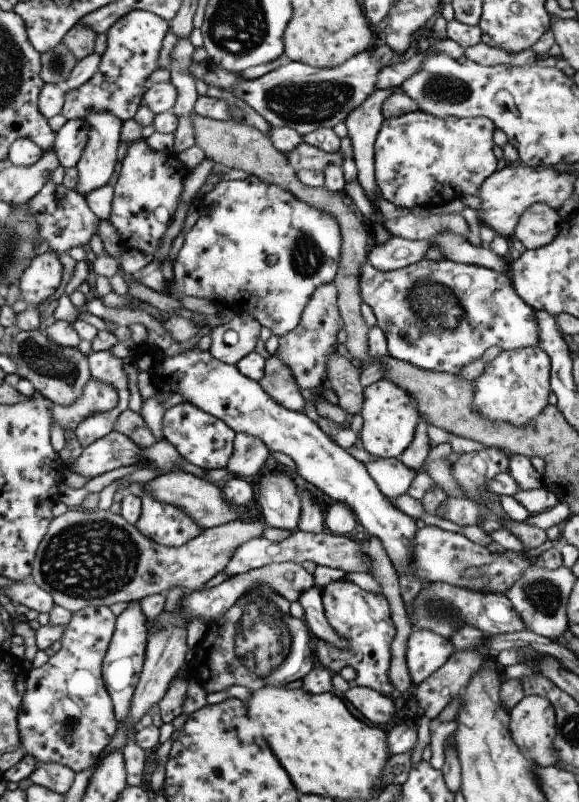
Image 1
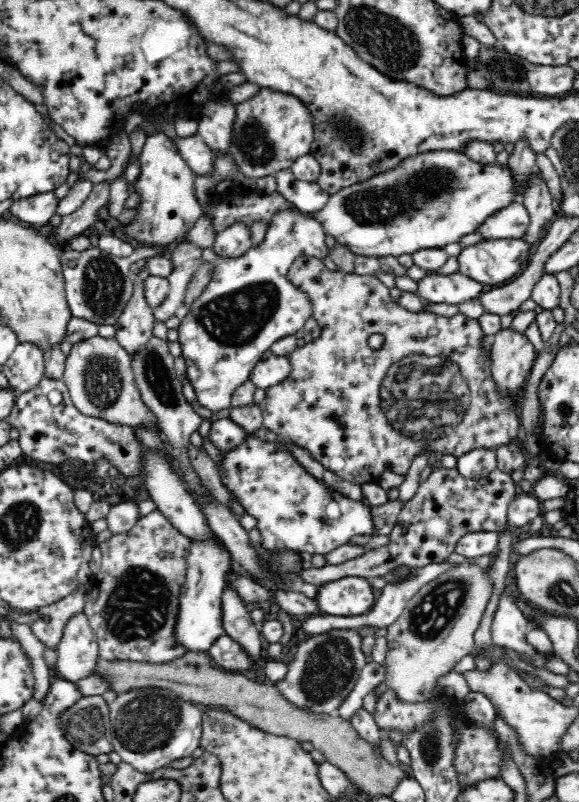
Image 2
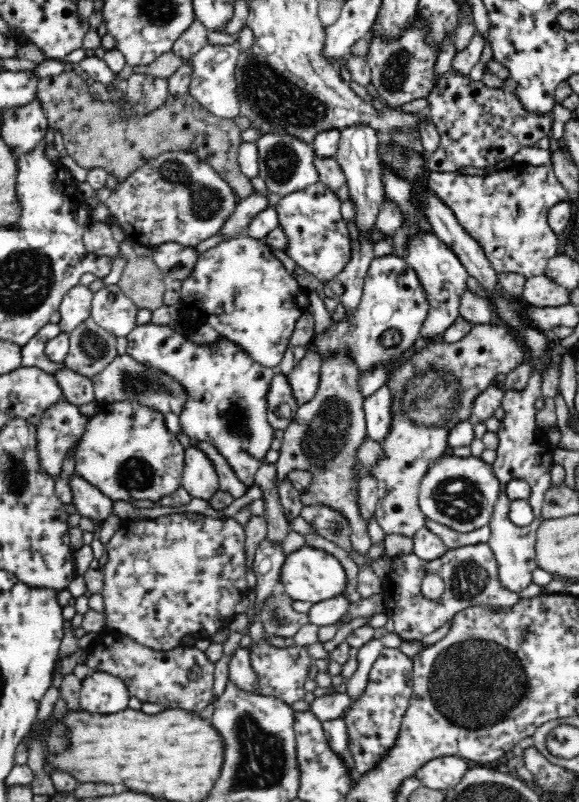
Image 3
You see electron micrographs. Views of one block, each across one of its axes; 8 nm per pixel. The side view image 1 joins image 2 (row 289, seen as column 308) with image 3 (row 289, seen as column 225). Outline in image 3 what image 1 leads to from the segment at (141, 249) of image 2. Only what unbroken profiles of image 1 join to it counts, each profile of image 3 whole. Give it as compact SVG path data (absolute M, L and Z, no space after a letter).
M80 284L66 292L59 306L61 319L58 325L62 331L69 333L91 316L91 300L94 293Z

